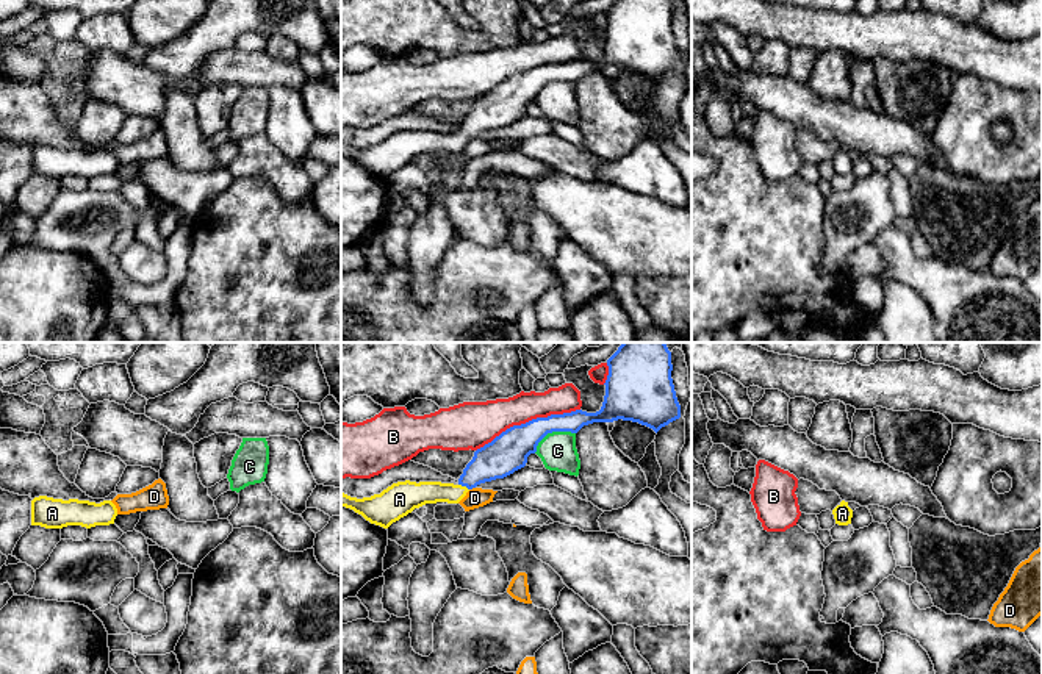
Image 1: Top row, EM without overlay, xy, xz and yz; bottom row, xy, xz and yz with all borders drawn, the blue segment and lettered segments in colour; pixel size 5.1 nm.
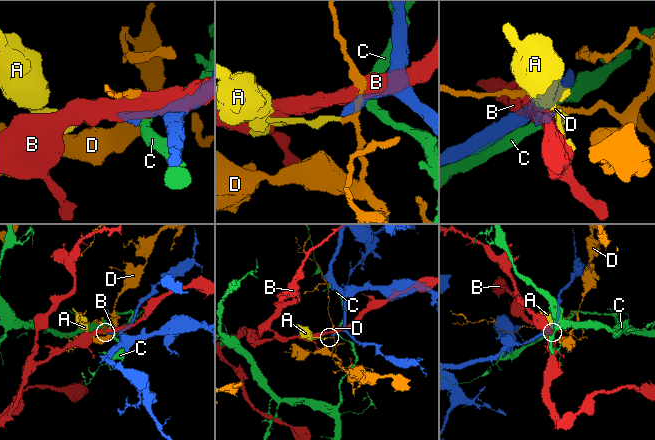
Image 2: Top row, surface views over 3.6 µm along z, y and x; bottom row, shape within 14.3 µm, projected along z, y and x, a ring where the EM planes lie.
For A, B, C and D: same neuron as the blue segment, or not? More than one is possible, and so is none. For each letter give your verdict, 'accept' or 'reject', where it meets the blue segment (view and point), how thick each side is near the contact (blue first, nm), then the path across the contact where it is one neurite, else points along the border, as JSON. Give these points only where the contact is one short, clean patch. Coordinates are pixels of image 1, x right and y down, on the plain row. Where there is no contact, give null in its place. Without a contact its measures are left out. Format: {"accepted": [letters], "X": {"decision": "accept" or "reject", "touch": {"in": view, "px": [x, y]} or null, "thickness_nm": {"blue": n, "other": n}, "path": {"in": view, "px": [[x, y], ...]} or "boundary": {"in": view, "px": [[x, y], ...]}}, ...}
{"accepted": ["A"], "A": {"decision": "accept", "touch": {"in": "xz", "px": [463, 135]}, "thickness_nm": {"blue": 200, "other": 130}, "path": {"in": "xz", "px": [[501, 107], [479, 119], [463, 135], [456, 143], [416, 144]]}}, "B": {"decision": "reject", "touch": {"in": "xz", "px": [529, 71]}, "thickness_nm": {"blue": 200, "other": 220}}, "C": {"decision": "reject", "touch": {"in": "xz", "px": [551, 82]}, "thickness_nm": {"blue": 200, "other": 190}}, "D": {"decision": "reject", "touch": {"in": "xz", "px": [471, 138]}, "thickness_nm": {"blue": 200, "other": 100}}}

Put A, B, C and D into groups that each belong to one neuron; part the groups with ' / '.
A / B / C / D

